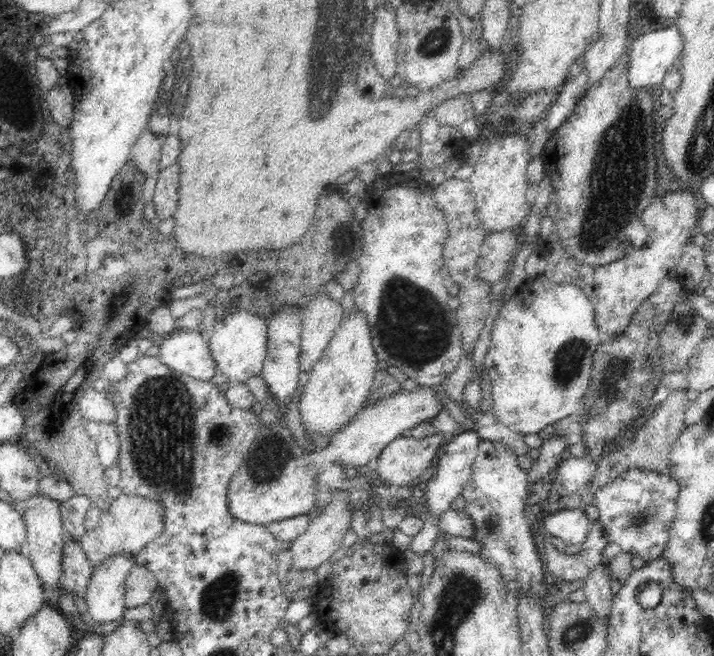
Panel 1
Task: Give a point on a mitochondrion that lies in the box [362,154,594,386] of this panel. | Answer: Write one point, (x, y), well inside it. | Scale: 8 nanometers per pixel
(415, 331)

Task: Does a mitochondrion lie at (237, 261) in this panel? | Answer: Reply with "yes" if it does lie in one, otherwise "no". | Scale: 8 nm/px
no

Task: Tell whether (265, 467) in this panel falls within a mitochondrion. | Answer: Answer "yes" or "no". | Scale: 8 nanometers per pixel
yes

